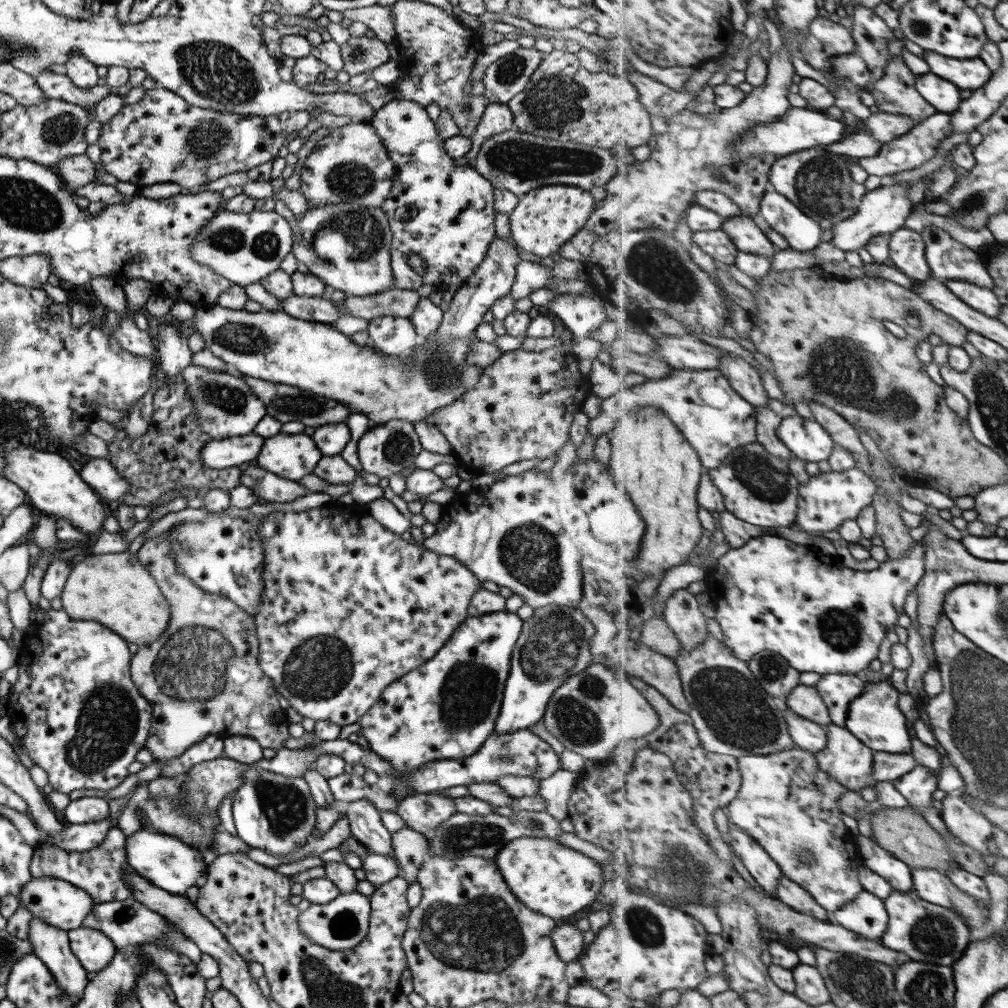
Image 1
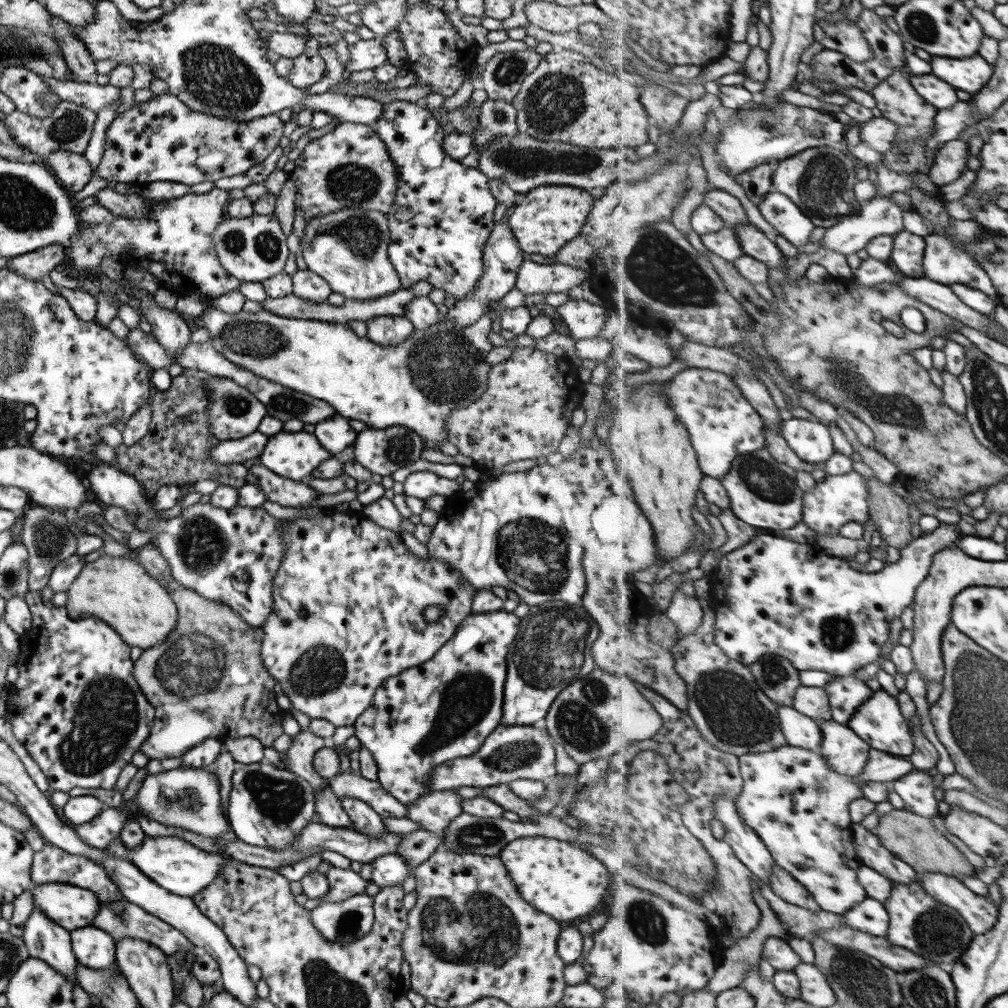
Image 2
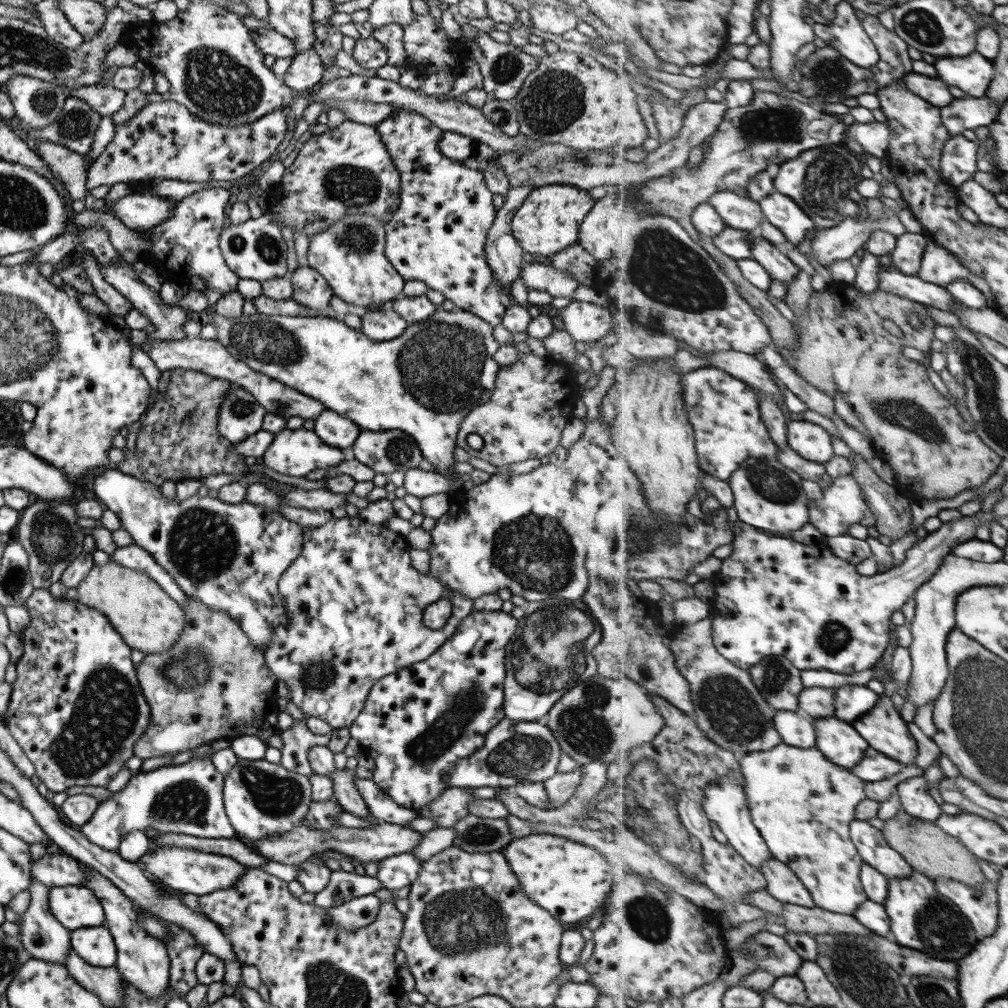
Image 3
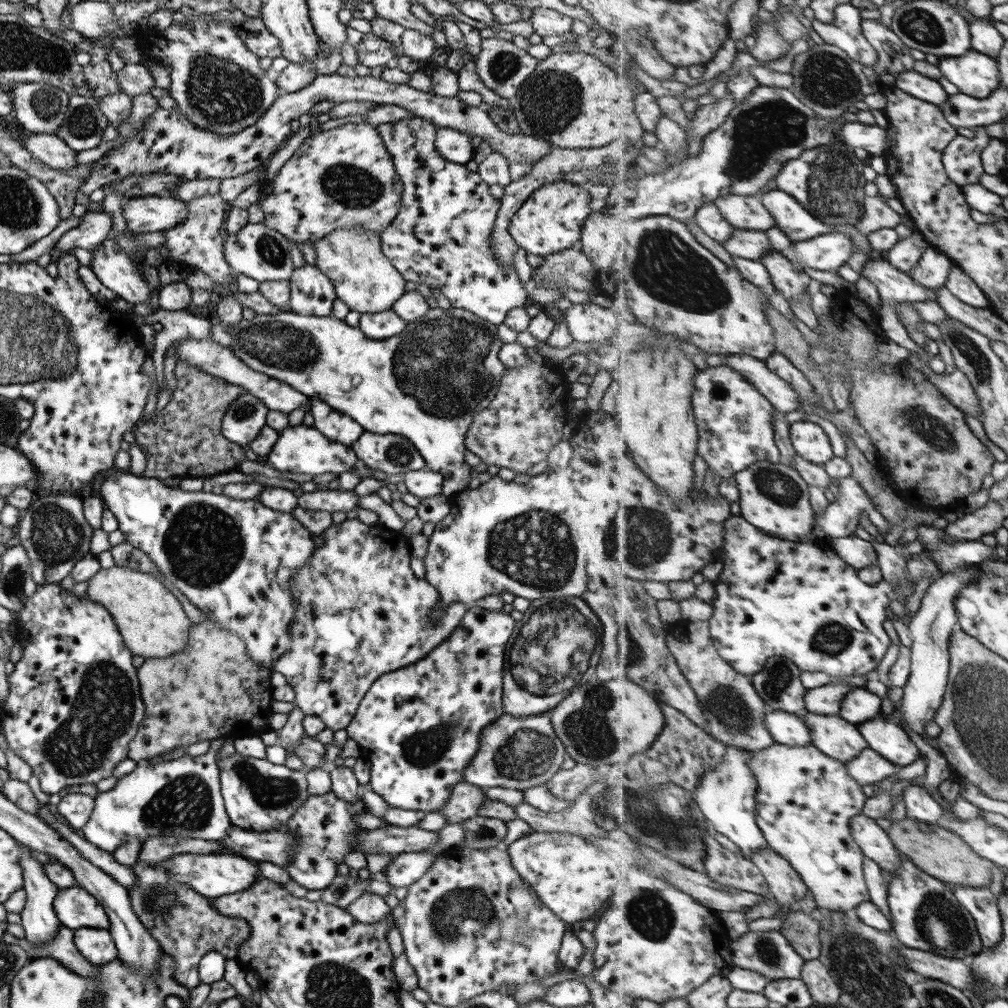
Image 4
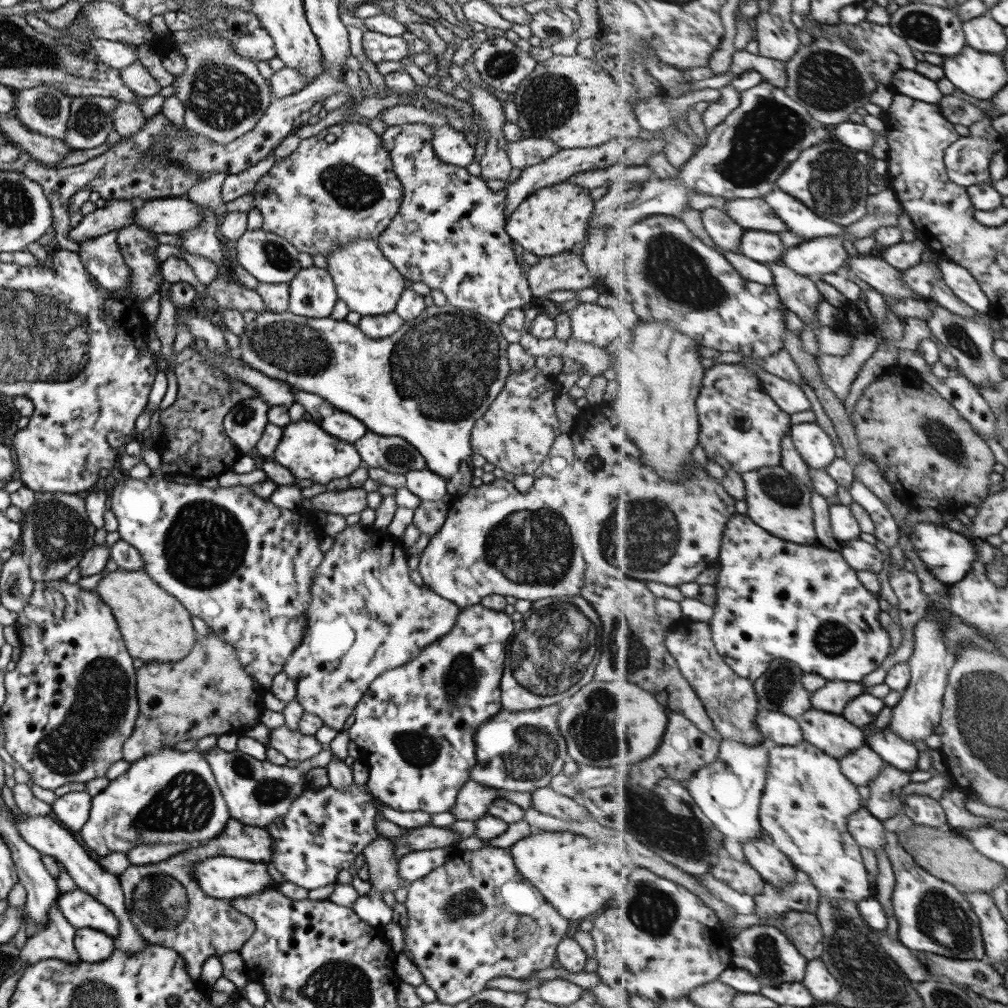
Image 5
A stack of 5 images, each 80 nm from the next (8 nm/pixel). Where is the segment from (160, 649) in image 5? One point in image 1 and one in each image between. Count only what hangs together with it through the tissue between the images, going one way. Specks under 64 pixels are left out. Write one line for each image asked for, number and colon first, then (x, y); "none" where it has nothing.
1: (114, 589)
2: (120, 592)
3: (149, 621)
4: (152, 623)

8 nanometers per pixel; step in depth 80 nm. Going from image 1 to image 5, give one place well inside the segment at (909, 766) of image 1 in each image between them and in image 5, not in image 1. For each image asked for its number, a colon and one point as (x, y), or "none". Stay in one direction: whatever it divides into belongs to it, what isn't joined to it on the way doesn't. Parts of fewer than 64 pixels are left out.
2: (881, 767)
3: (876, 766)
4: (868, 767)
5: (862, 766)

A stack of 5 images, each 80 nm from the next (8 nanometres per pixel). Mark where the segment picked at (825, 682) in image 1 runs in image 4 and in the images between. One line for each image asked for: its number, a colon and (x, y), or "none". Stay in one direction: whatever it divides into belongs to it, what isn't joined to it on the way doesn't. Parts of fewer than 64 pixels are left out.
2: (847, 695)
3: (853, 701)
4: (860, 705)

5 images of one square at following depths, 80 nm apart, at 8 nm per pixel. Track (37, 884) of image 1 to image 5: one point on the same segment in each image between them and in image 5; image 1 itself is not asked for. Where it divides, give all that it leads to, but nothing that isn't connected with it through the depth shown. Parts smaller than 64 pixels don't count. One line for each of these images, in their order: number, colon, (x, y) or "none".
2: (71, 907)
3: (74, 907)
4: (75, 909)
5: (81, 910)

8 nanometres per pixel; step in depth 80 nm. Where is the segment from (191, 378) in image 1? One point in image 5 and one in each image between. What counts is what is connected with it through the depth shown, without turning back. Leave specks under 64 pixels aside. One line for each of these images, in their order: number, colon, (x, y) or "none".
2: (233, 412)
3: (239, 416)
4: (246, 415)
5: (243, 424)

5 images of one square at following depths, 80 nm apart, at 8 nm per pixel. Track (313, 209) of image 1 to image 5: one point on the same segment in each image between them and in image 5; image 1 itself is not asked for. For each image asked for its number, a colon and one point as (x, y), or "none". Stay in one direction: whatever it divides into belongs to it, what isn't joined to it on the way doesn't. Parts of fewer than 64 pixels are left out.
2: (347, 248)
3: (349, 254)
4: (362, 278)
5: (364, 279)

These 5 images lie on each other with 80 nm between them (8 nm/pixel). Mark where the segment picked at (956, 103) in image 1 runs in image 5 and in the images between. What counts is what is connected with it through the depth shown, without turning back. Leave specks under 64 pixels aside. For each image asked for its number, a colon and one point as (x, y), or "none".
2: (943, 96)
3: (936, 92)
4: (915, 84)
5: (909, 83)

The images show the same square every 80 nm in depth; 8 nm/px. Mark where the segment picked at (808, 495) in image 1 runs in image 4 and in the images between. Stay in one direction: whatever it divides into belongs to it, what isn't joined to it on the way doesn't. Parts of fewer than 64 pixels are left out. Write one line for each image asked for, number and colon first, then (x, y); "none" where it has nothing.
2: (839, 499)
3: (844, 504)
4: (841, 519)

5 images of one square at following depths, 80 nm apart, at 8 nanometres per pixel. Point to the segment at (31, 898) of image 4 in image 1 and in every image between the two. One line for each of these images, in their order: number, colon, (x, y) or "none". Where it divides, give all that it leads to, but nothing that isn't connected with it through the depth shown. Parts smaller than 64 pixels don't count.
1: (49, 944)
2: (43, 939)
3: (41, 935)

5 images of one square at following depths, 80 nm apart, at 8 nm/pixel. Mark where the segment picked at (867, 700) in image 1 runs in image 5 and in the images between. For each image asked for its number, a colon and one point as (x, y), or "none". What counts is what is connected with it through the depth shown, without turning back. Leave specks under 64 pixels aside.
2: (880, 722)
3: (884, 729)
4: (885, 736)
5: (894, 749)

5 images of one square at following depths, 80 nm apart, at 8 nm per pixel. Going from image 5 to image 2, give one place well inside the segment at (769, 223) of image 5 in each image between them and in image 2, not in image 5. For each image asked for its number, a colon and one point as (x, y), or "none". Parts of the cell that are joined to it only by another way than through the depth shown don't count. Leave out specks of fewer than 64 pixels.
2: (726, 205)
3: (741, 213)
4: (748, 213)

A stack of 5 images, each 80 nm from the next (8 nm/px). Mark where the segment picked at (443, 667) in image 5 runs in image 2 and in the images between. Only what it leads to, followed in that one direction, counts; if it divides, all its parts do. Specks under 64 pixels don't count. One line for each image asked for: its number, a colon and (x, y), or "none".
2: (441, 710)
3: (415, 724)
4: (419, 726)

